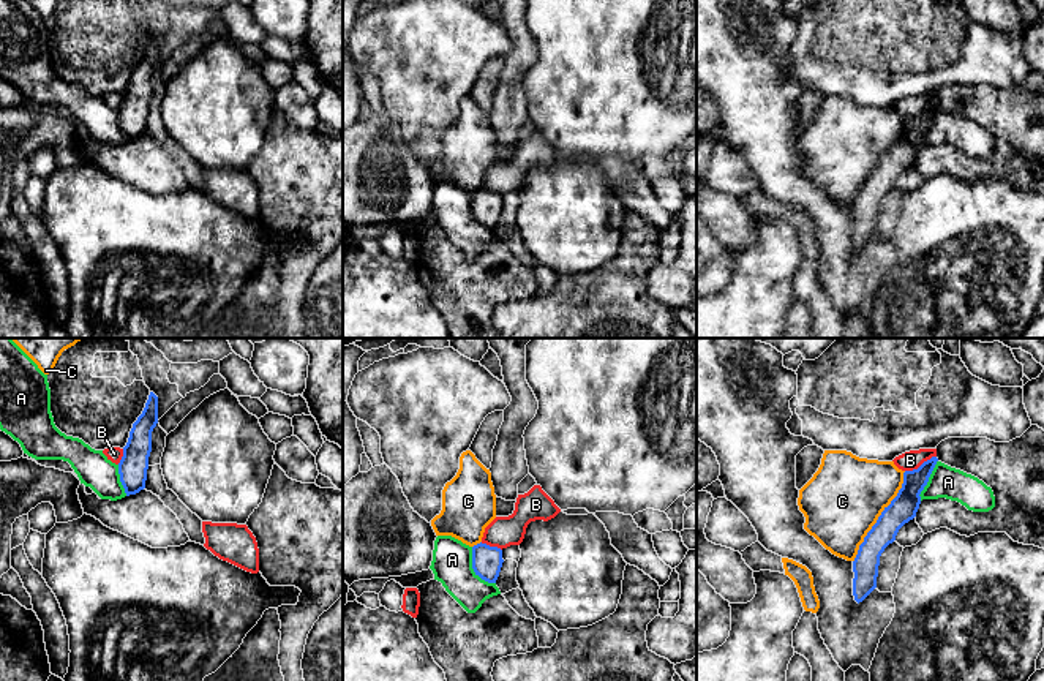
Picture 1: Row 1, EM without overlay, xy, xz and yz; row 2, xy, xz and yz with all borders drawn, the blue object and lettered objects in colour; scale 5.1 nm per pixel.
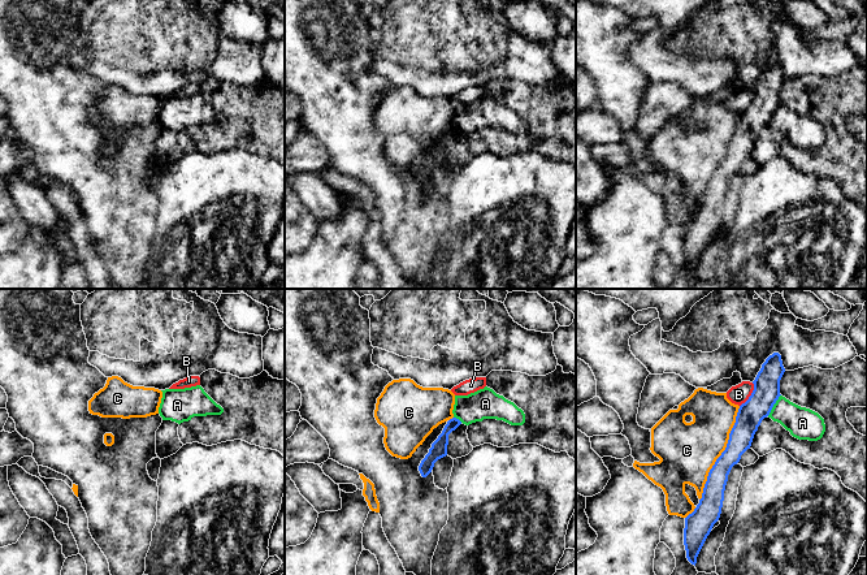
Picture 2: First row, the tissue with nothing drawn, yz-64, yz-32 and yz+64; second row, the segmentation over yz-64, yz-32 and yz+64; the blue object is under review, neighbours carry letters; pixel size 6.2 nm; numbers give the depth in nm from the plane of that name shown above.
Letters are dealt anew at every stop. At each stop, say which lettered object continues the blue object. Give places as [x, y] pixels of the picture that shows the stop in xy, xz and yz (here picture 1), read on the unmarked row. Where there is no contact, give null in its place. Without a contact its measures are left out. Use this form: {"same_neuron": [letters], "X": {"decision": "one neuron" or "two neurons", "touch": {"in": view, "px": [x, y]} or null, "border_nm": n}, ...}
{"same_neuron": [], "A": {"decision": "two neurons", "touch": {"in": "xz", "px": [473, 214]}, "border_nm": 220}, "B": {"decision": "two neurons", "touch": {"in": "yz", "px": [921, 111]}, "border_nm": 180}, "C": {"decision": "two neurons", "touch": {"in": "yz", "px": [878, 163]}, "border_nm": 550}}

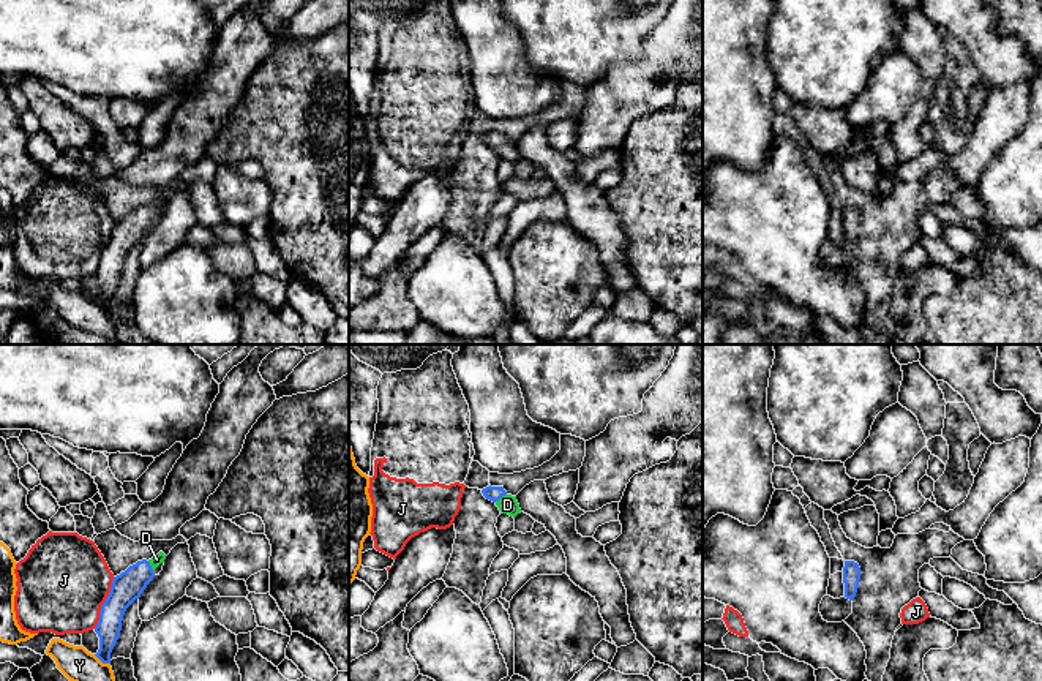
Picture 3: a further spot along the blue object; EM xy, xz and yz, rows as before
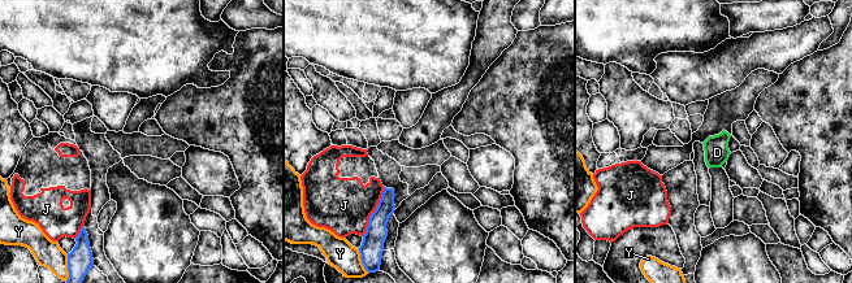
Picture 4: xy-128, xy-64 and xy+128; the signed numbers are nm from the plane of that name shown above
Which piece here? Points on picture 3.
{"same_neuron": ["D"], "D": {"decision": "one neuron", "touch": {"in": "xy", "px": [150, 214]}, "border_nm": 70}, "J": {"decision": "two neurons", "touch": {"in": "xy", "px": [104, 248]}, "border_nm": 280}, "Y": {"decision": "two neurons", "touch": {"in": "xy", "px": [101, 307]}, "border_nm": 100}}

